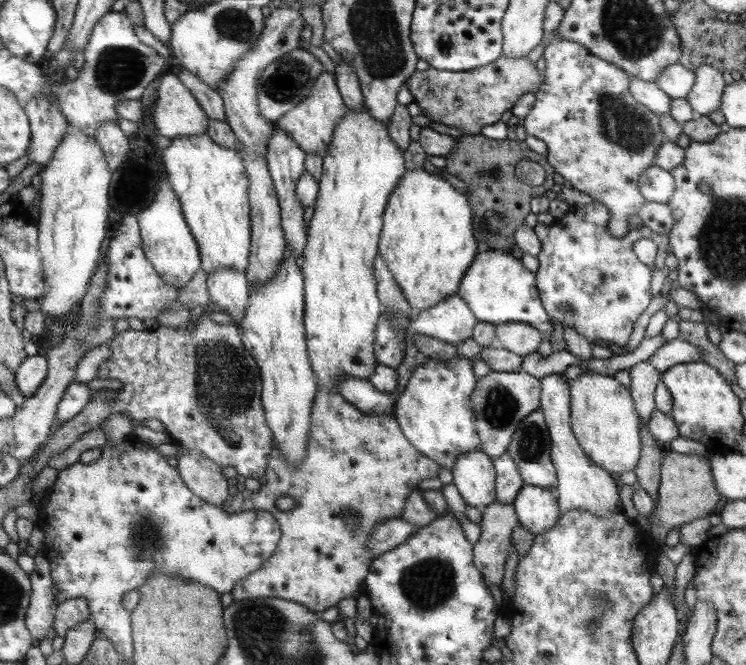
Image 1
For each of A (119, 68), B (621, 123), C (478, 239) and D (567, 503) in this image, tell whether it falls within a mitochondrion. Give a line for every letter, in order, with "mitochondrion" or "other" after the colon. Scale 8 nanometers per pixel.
A: mitochondrion
B: mitochondrion
C: other
D: other

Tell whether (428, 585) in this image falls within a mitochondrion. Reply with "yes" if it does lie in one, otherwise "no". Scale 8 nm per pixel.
yes

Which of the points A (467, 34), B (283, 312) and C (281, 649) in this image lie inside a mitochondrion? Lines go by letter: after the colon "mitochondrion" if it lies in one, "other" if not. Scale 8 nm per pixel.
A: other
B: other
C: mitochondrion

